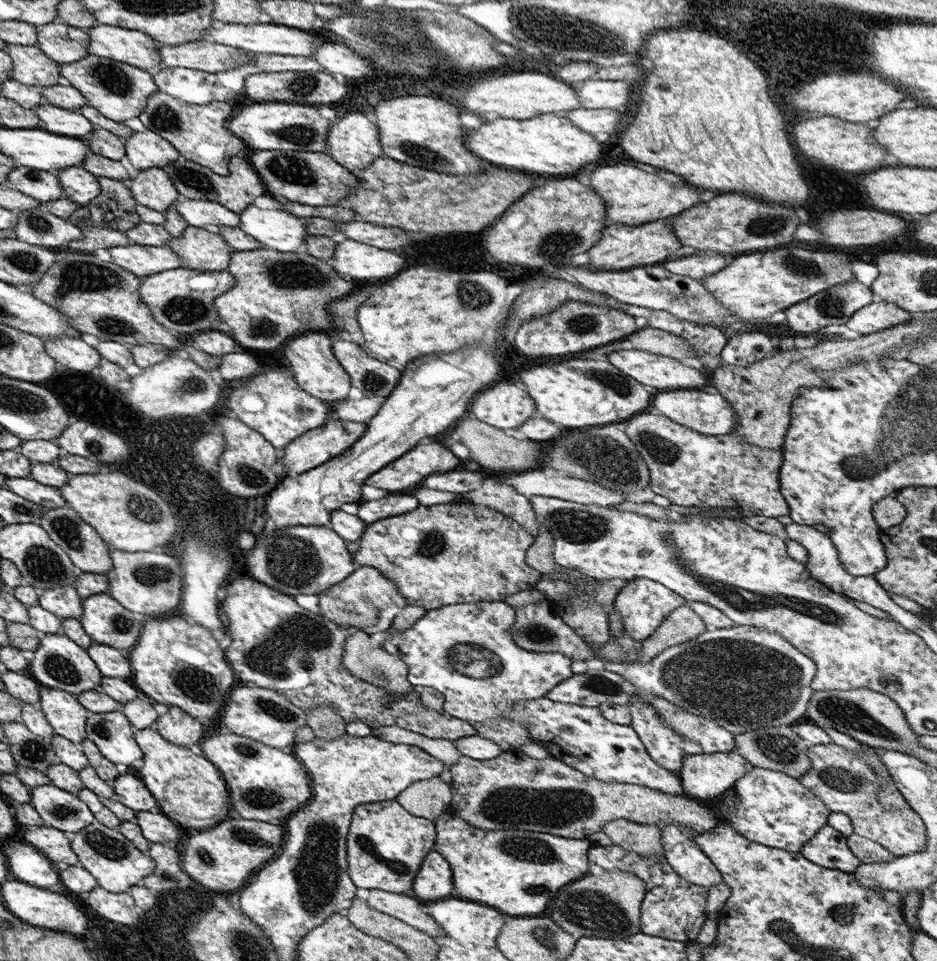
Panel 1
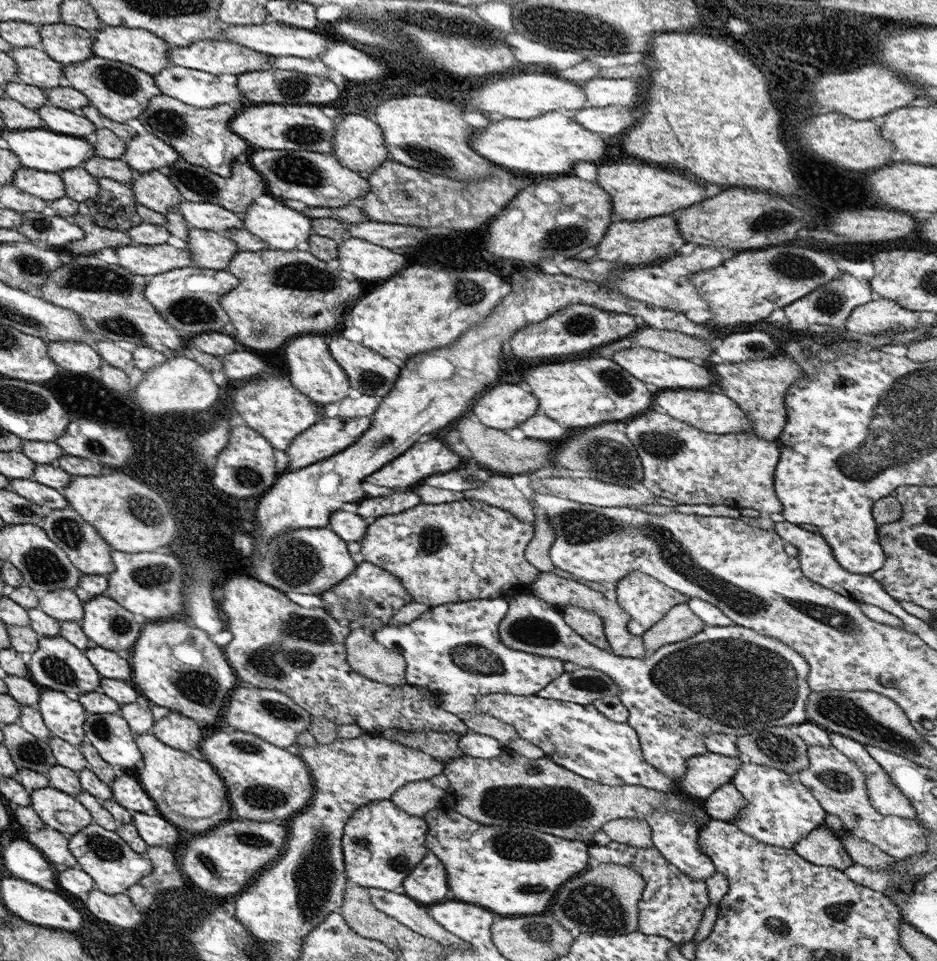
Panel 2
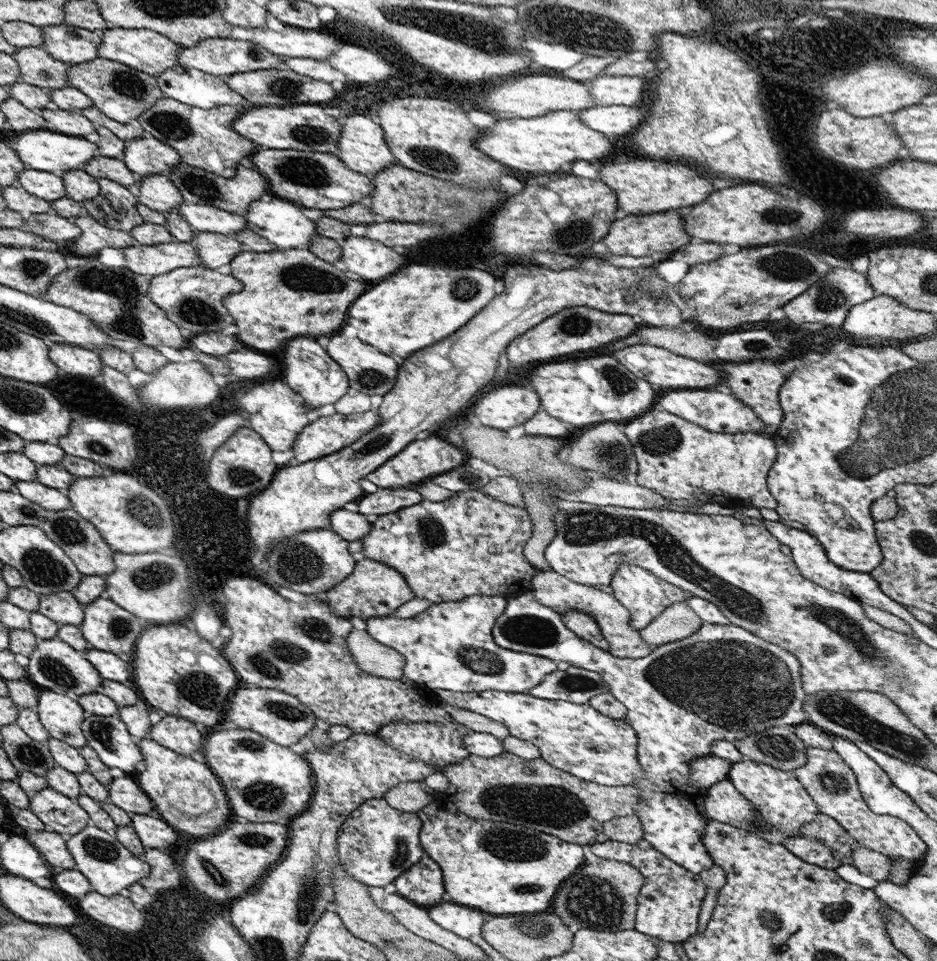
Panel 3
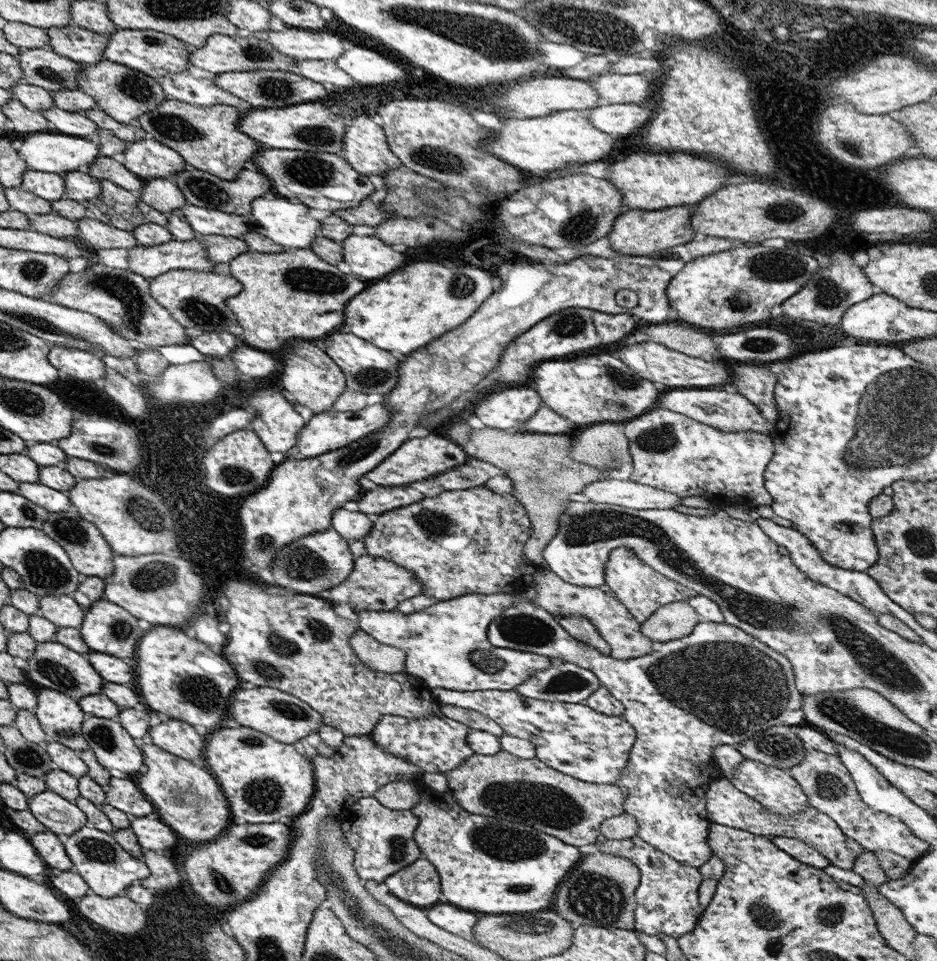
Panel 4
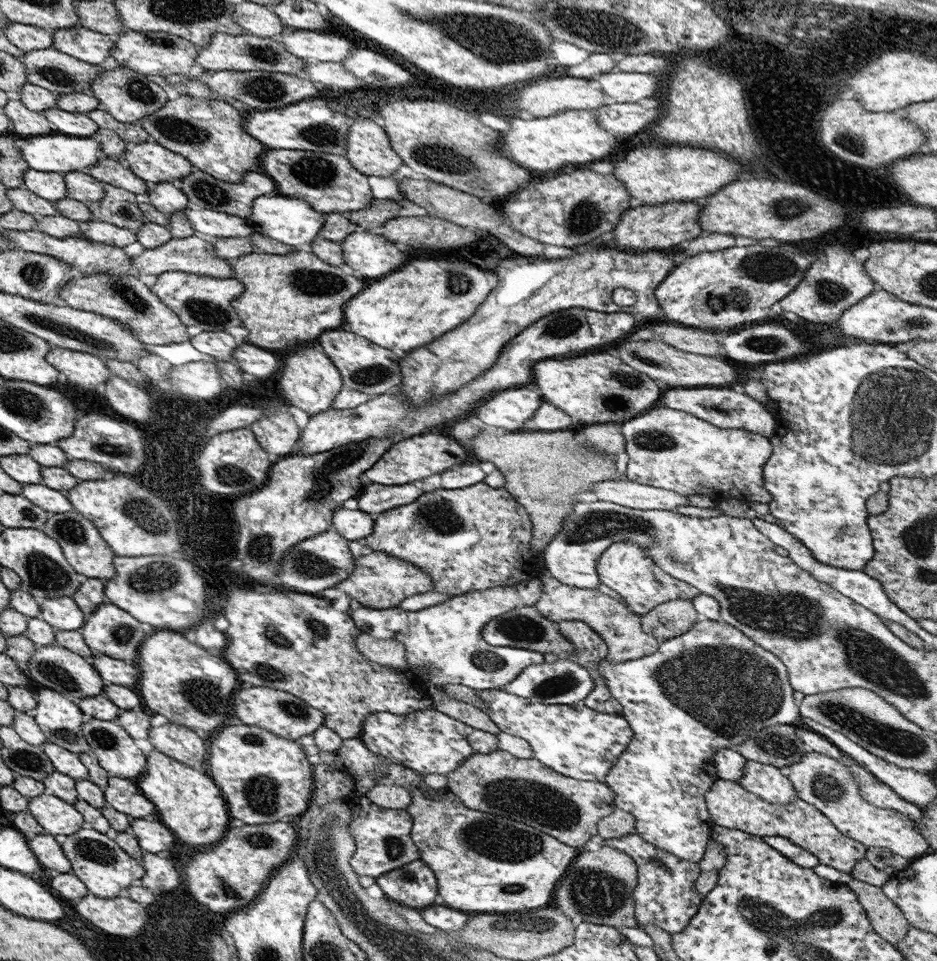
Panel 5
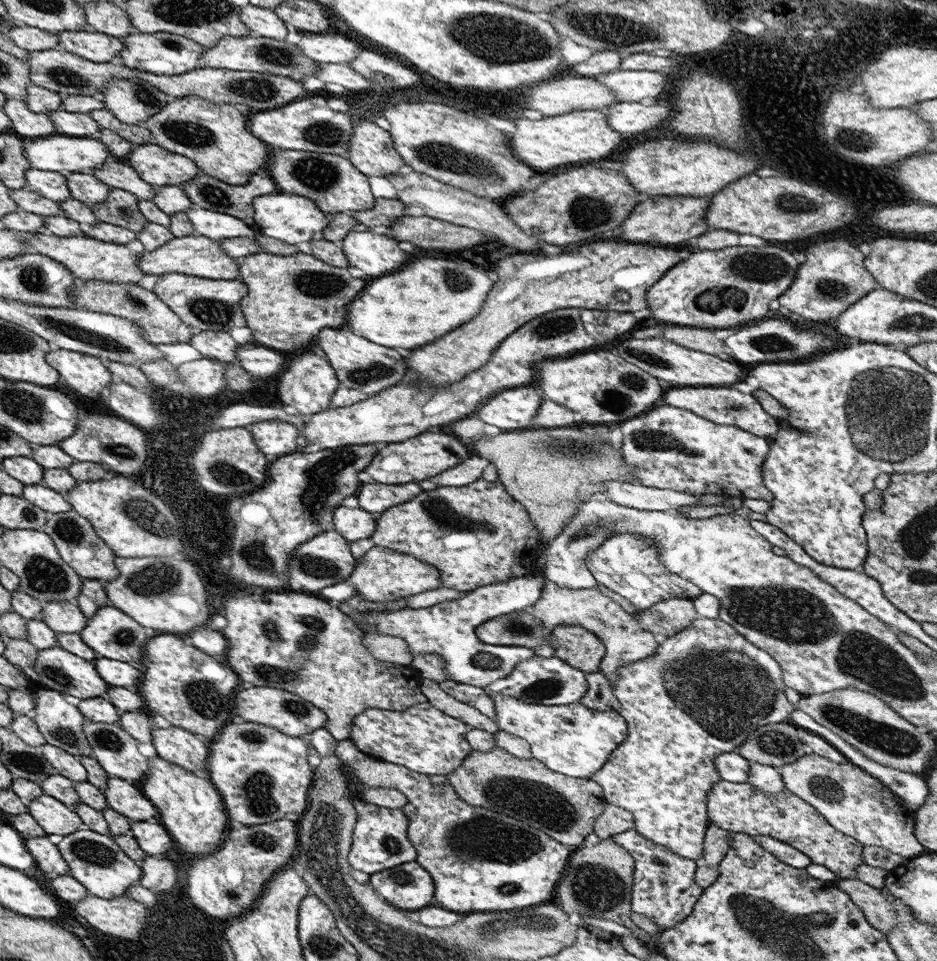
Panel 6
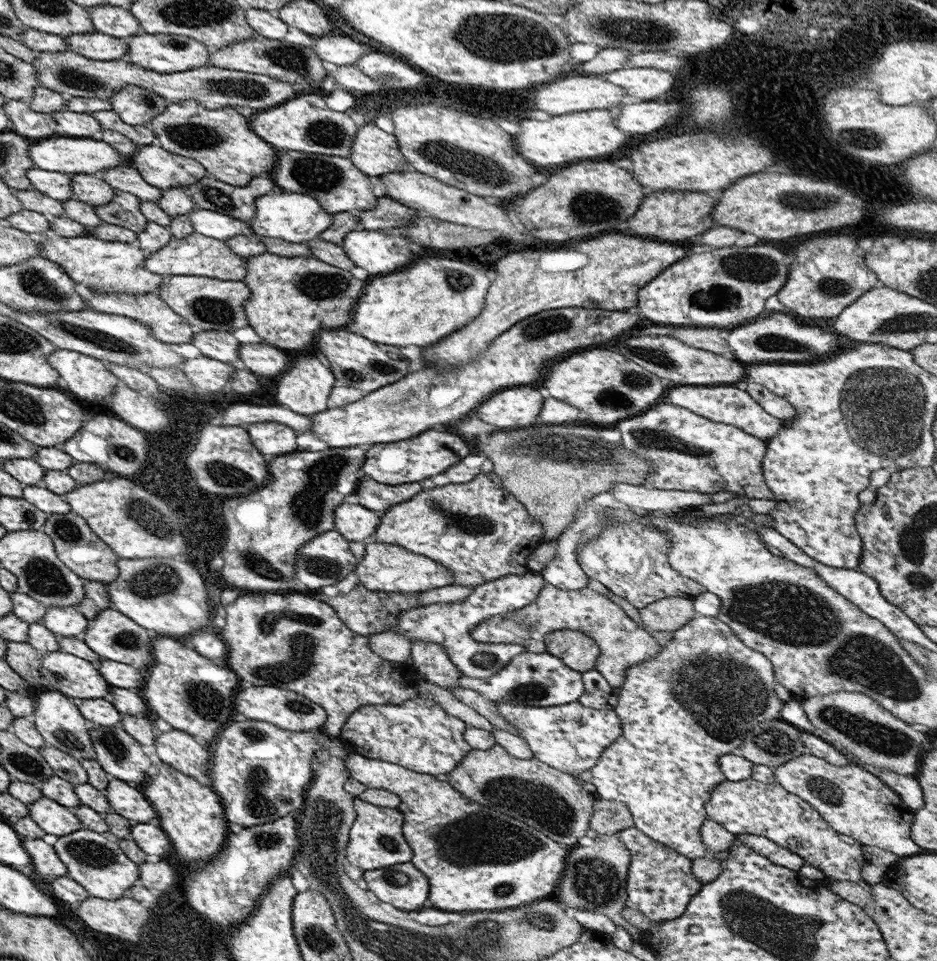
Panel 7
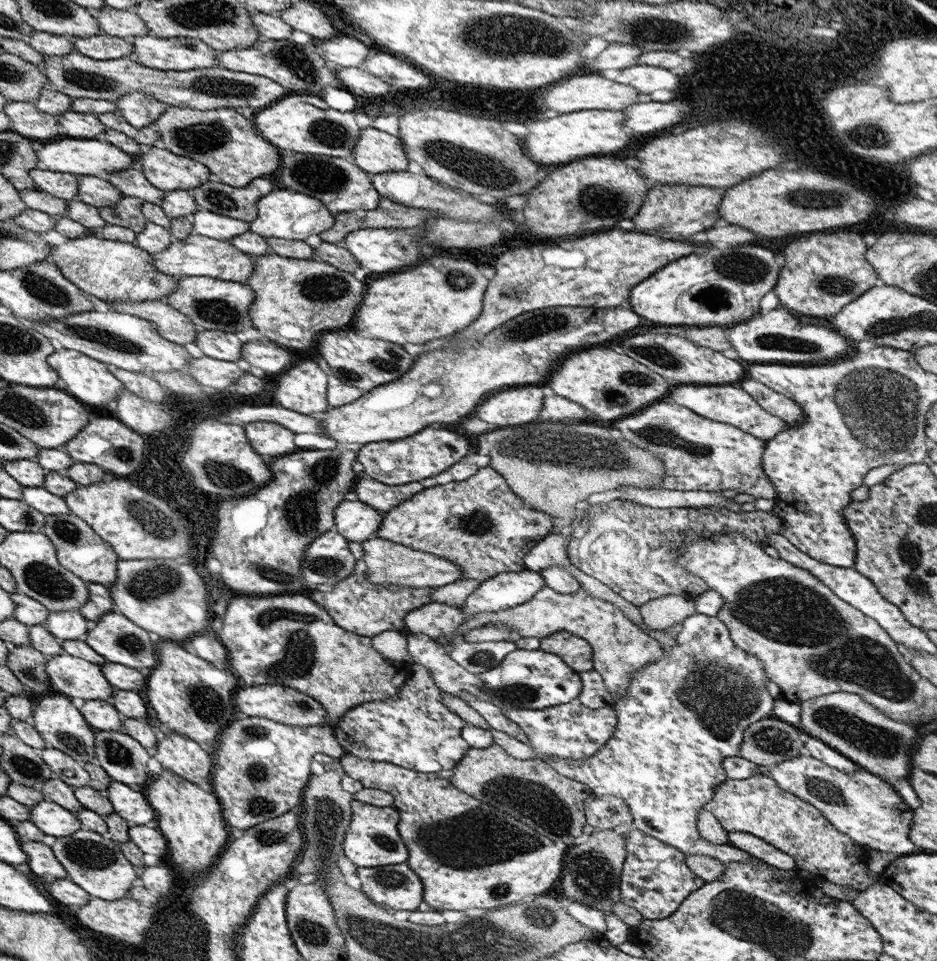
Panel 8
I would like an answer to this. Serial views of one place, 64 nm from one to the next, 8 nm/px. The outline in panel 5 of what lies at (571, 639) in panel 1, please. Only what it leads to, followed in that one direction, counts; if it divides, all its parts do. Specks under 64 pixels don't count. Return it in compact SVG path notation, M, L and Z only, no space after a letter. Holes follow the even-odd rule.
M531 604L521 606L517 610L507 610L501 616L492 618L481 627L480 635L487 644L493 646L517 647L532 650L539 654L552 652L559 658L562 658L565 654L565 658L577 659L572 644L558 633L557 623L541 616L534 605ZM700 618L693 623L687 632L682 635L665 639L655 652L635 660L625 660L613 664L602 659L596 664L596 668L589 672L591 677L601 677L607 685L611 696L622 706L619 714L628 722L631 728L631 740L625 749L619 754L616 763L606 772L602 783L612 790L614 794L613 804L615 808L624 810L634 818L635 834L638 834L645 842L669 852L673 856L697 864L703 856L706 842L710 838L711 822L706 804L704 801L705 791L718 779L712 756L720 748L736 750L743 741L746 741L751 734L767 728L774 724L797 725L798 706L792 699L792 688L787 680L786 668L777 656L767 650L763 650L750 638L747 638L739 629L733 628L730 624L719 621L712 621Z

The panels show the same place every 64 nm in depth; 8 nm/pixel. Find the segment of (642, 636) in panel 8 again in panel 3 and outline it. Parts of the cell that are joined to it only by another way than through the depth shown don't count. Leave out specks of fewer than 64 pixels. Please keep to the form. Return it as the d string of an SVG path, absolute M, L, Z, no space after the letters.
M537 570L532 576L531 588L532 591L529 593L537 603L554 610L560 615L571 612L571 610L589 615L597 623L603 638L608 642L610 648L608 652L611 653L611 656L632 659L647 656L647 653L651 651L652 648L642 641L640 634L633 627L630 627L628 623L630 620L629 611L621 606L621 603L617 602L613 596L609 596L609 594L605 594L605 592L601 592L593 586L571 582L551 570Z

